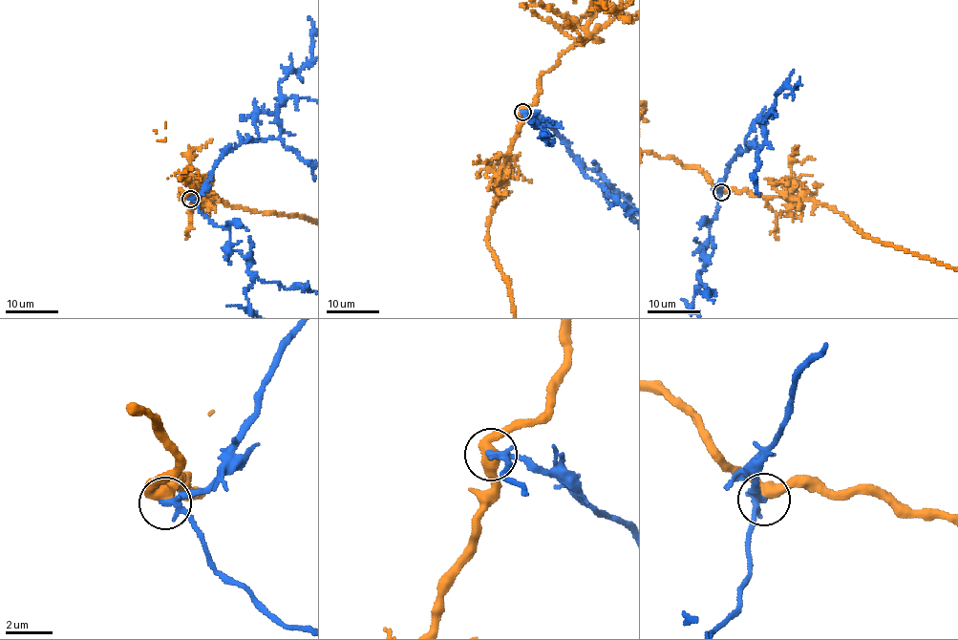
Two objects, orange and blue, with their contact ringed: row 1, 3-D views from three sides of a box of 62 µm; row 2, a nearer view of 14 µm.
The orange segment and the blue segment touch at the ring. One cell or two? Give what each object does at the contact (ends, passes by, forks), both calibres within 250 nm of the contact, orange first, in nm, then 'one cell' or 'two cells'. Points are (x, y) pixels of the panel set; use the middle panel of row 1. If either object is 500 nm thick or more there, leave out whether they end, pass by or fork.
orange passes by; blue passes by; 480 nm thick on the orange side, 240 nm on the other; two cells

